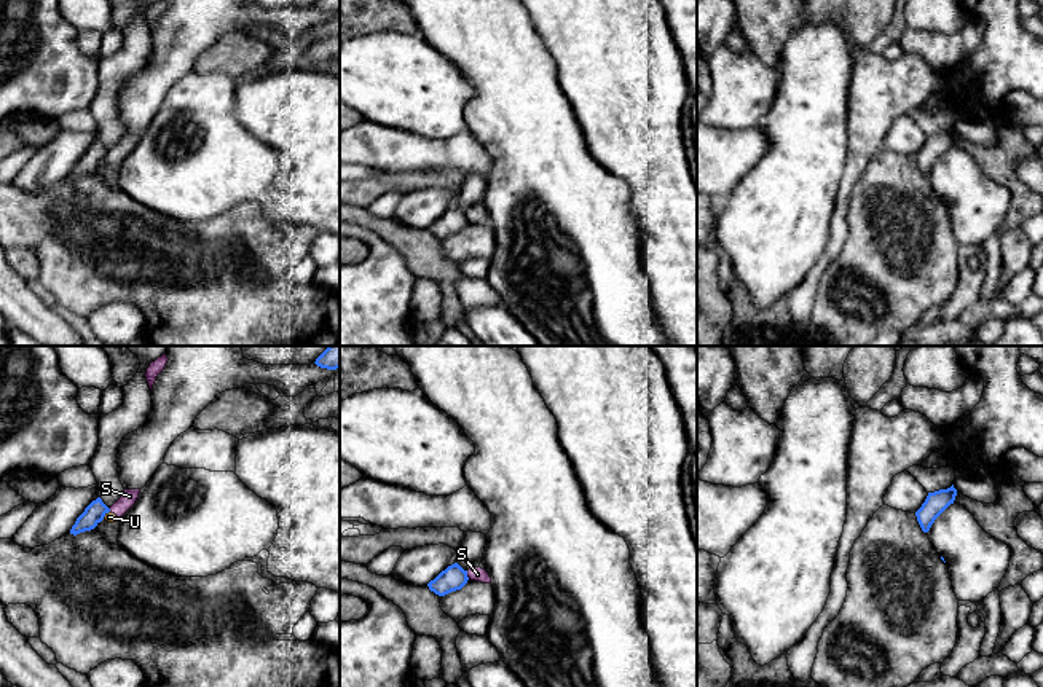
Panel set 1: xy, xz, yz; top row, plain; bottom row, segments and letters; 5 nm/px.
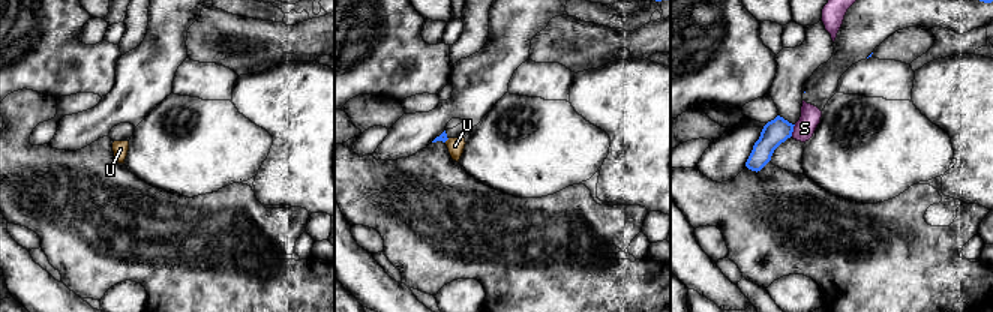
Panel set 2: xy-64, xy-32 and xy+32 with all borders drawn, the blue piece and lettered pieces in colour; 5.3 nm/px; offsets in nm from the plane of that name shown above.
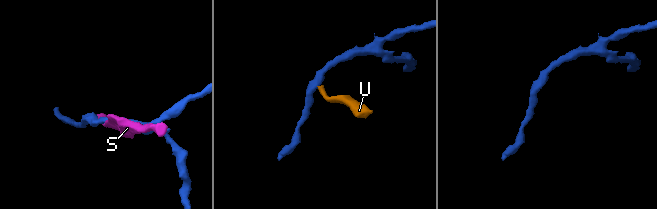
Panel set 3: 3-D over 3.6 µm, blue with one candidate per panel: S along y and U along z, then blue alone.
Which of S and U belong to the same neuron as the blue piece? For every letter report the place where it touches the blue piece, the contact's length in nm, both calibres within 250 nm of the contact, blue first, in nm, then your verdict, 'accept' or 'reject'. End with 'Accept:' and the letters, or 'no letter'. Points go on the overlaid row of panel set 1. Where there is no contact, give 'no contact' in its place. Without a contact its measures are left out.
S: xz (466, 574) | 40 nm | 120/70 nm | reject
U: xy (104, 515) | 60 nm | 100/50 nm | reject
Accept: no letter

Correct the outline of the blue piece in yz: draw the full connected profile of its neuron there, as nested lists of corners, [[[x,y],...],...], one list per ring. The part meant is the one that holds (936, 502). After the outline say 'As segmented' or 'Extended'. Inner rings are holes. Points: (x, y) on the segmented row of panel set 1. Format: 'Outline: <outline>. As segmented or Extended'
Outline: [[[954,485],[947,489],[928,493],[922,507],[915,512],[917,521],[923,532],[928,532],[935,520],[954,504],[957,489]]]. As segmented

